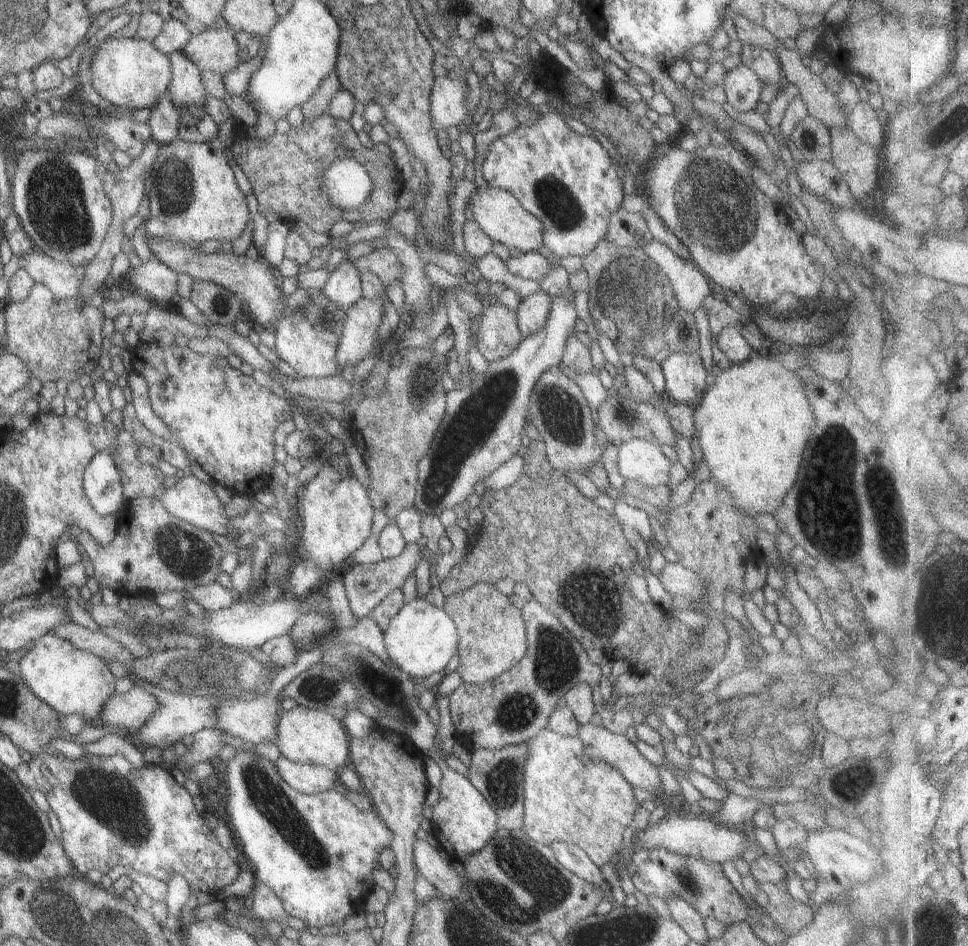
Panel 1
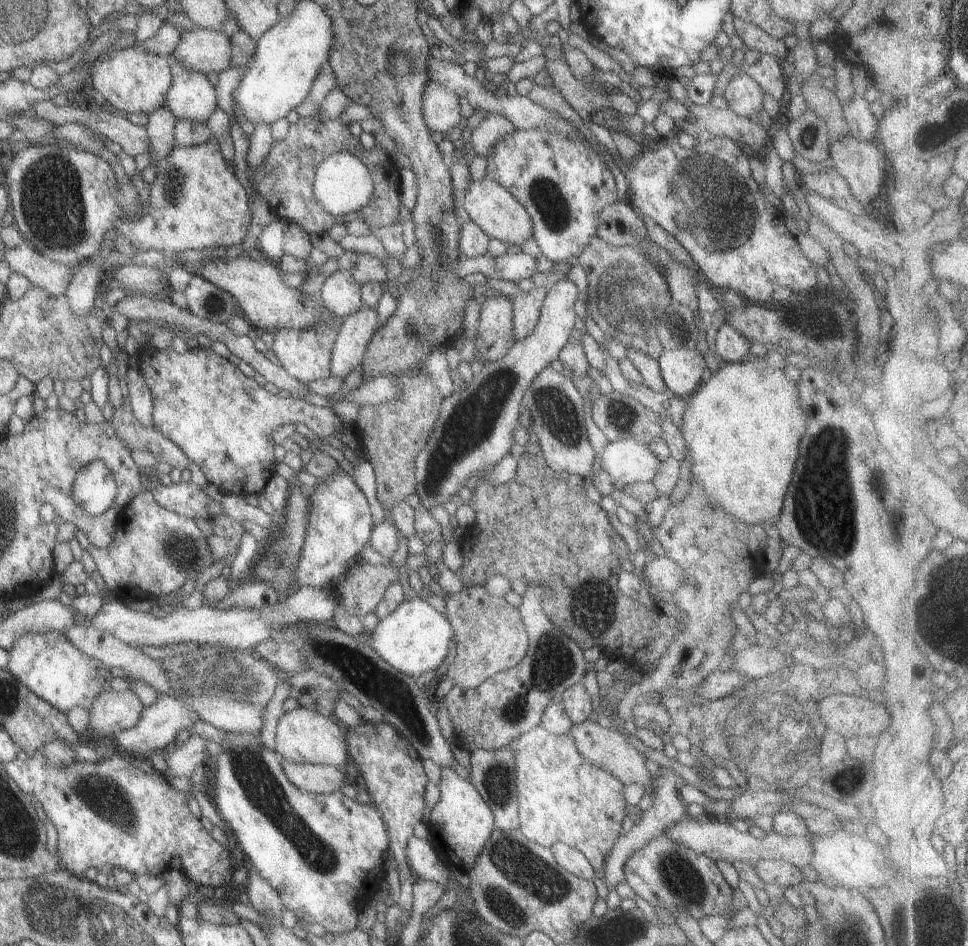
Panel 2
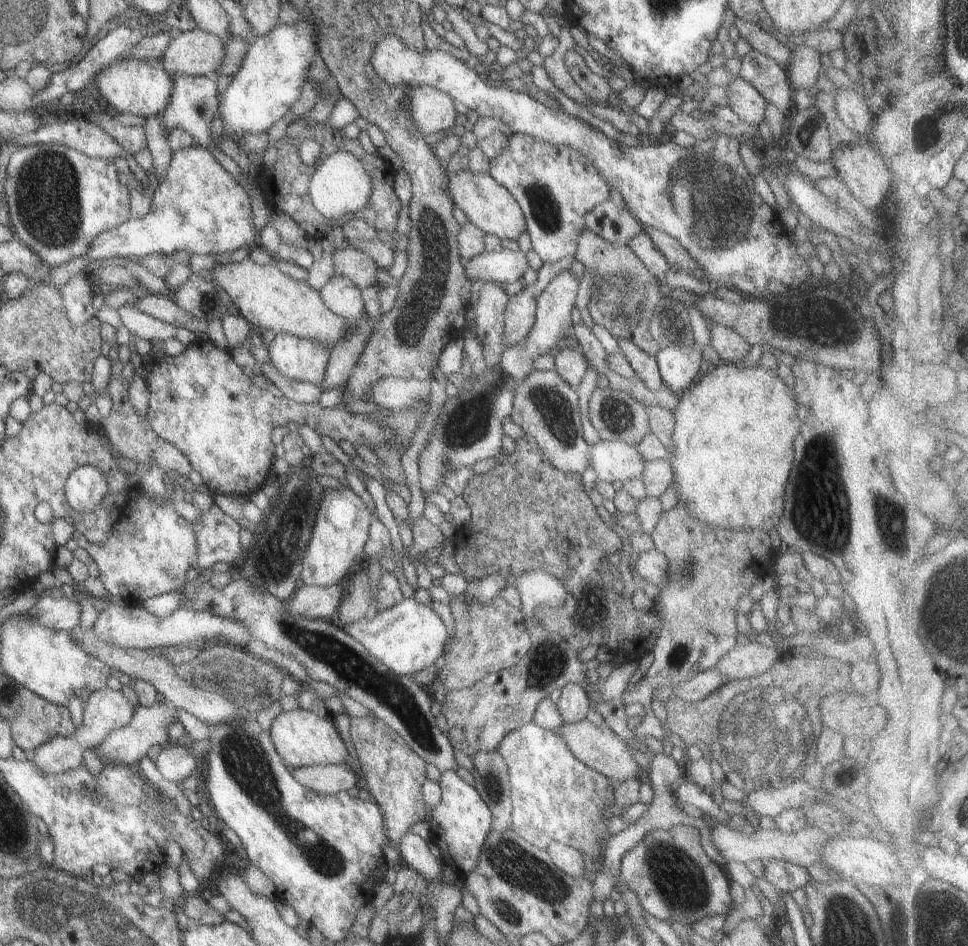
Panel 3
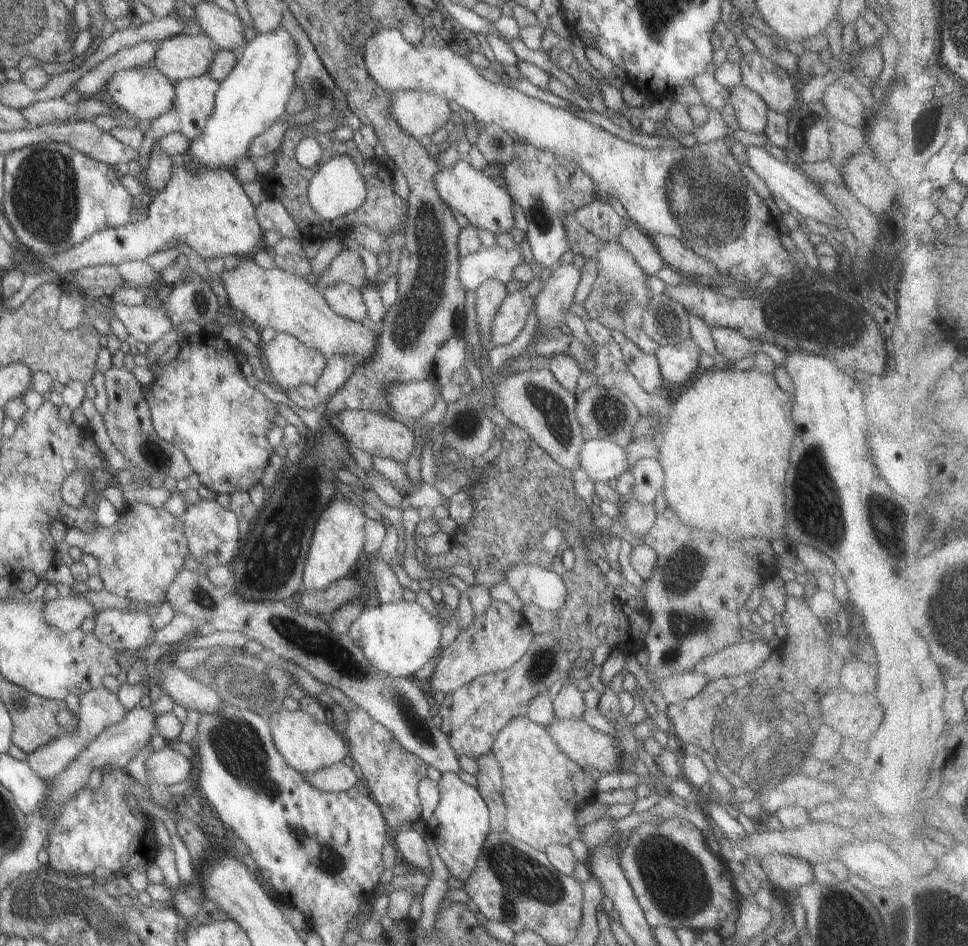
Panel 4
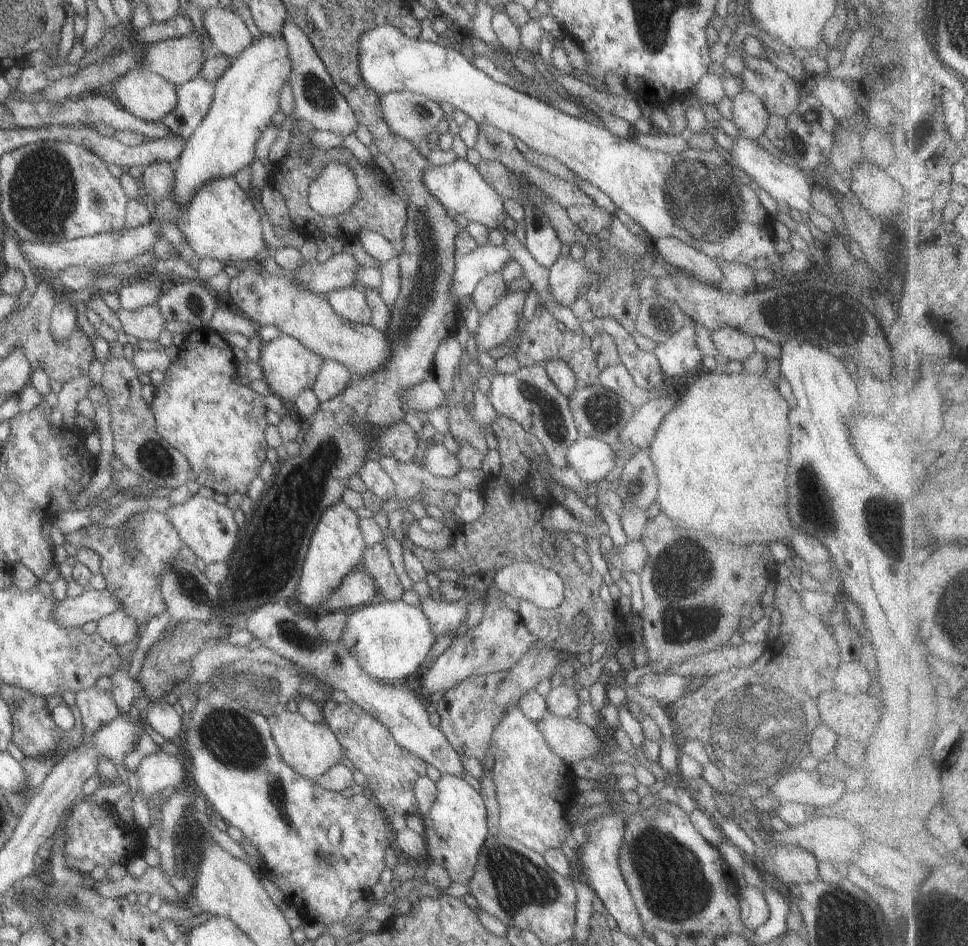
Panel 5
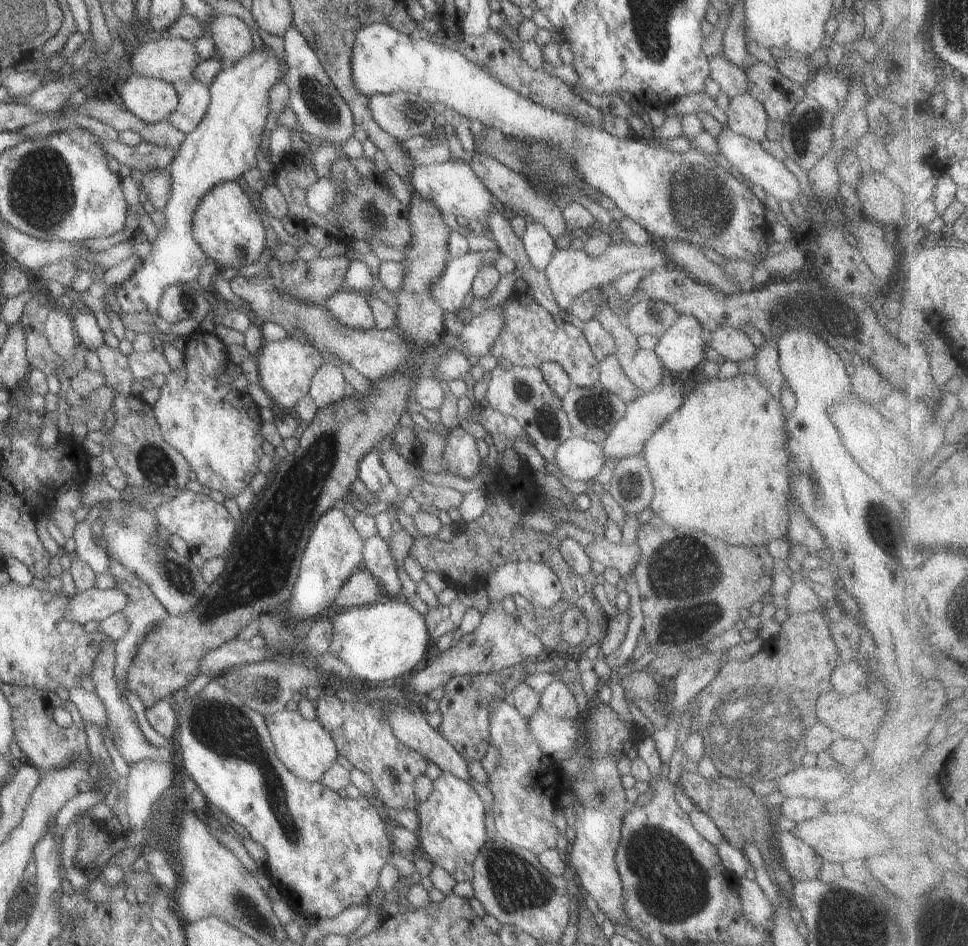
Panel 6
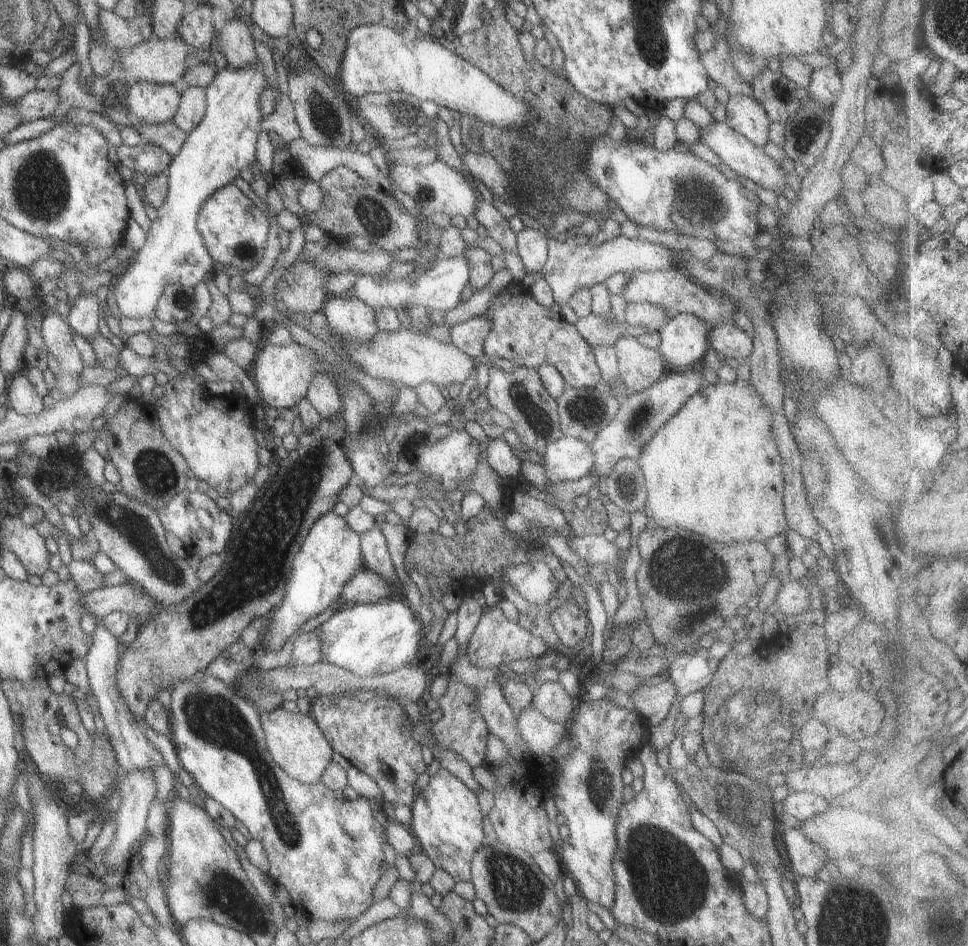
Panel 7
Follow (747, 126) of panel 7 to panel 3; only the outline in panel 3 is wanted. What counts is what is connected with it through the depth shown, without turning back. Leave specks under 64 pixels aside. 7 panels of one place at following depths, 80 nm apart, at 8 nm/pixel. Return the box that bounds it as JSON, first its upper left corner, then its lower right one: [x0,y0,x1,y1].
[725,76,767,126]

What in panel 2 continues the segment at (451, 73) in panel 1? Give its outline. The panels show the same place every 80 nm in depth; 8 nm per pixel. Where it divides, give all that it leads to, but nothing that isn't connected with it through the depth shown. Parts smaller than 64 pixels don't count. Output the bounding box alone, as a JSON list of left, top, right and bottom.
[421,81,462,132]

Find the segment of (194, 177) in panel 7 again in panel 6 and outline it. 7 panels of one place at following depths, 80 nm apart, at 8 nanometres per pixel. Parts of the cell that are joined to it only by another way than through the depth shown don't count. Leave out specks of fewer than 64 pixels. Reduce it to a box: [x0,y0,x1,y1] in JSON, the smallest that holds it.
[110,45,282,314]

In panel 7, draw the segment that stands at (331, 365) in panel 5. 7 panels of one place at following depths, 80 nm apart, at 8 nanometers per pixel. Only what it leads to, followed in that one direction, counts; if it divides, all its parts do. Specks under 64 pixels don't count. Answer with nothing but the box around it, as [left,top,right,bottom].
[305,372,342,419]

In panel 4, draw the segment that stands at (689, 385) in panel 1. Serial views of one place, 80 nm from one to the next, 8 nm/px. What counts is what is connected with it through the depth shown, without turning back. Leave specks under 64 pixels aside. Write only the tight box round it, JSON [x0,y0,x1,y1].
[654,339,701,385]

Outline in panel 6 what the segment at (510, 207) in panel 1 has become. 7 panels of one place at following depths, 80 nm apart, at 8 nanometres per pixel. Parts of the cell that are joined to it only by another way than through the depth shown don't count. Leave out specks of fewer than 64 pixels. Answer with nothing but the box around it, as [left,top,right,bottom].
[407,159,494,223]

